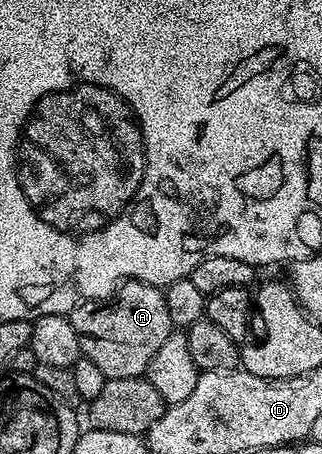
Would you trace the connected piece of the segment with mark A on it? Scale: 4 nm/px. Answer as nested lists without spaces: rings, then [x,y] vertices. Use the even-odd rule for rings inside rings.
[[[128,280],[110,300],[80,302],[69,317],[79,337],[80,355],[93,360],[107,379],[144,377],[157,348],[173,333],[163,290],[147,282]]]

